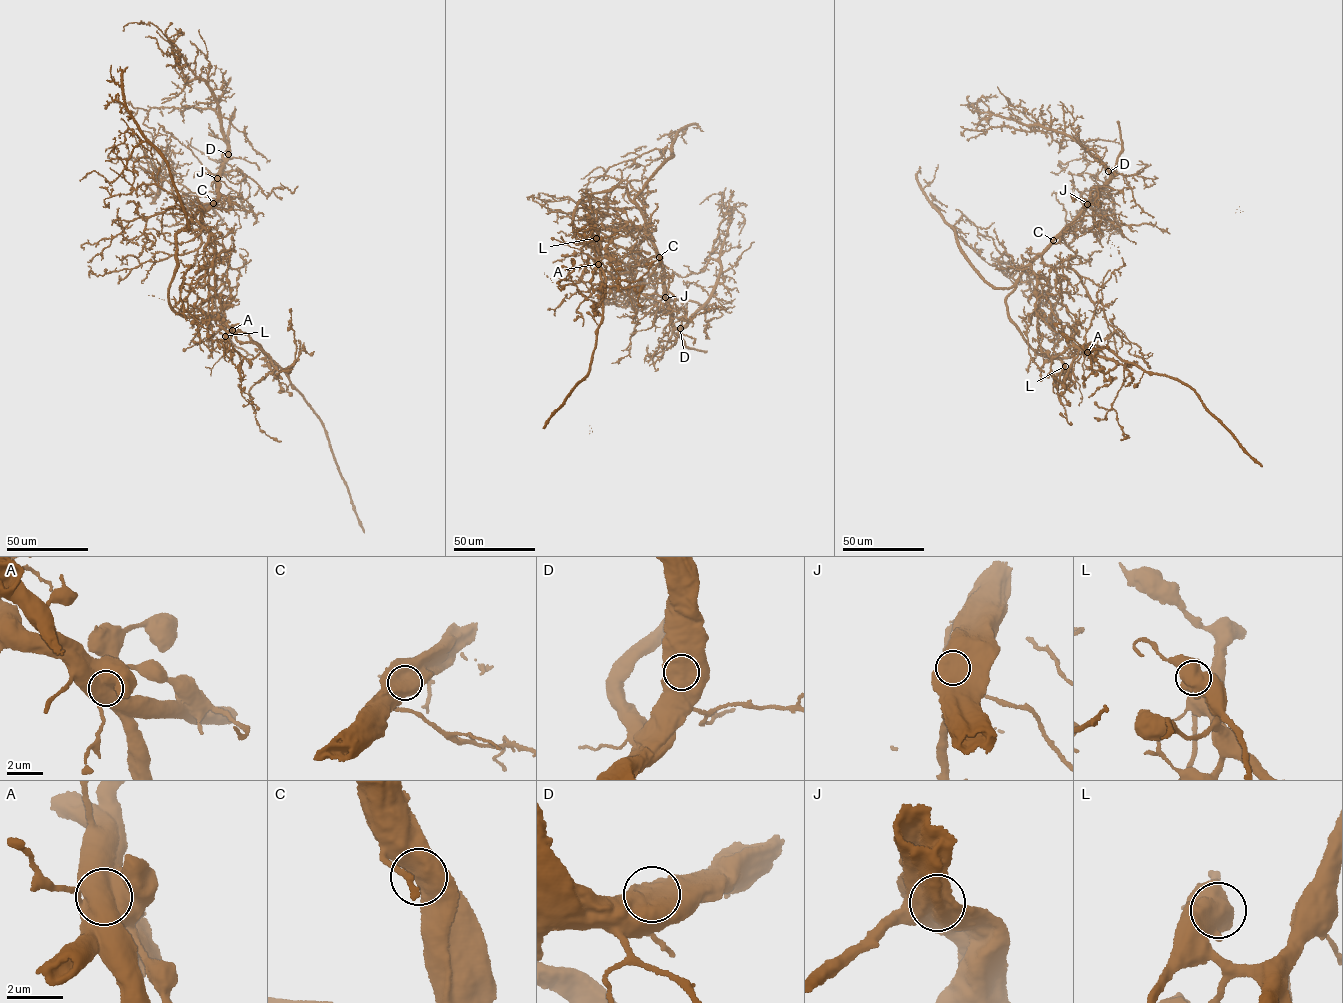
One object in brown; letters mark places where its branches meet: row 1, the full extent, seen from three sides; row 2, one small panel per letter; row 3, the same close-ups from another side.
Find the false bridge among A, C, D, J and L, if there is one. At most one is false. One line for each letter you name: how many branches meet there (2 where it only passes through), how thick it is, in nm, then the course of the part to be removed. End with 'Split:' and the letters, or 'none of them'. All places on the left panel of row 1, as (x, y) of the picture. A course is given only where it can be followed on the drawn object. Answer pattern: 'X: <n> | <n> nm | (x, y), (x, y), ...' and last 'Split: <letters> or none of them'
A: 1 | 1150 nm | (232, 330), (222, 319), (236, 294), (256, 216), (246, 209), (200, 207), (195, 202), (209, 206), (208, 227)
Split: A

